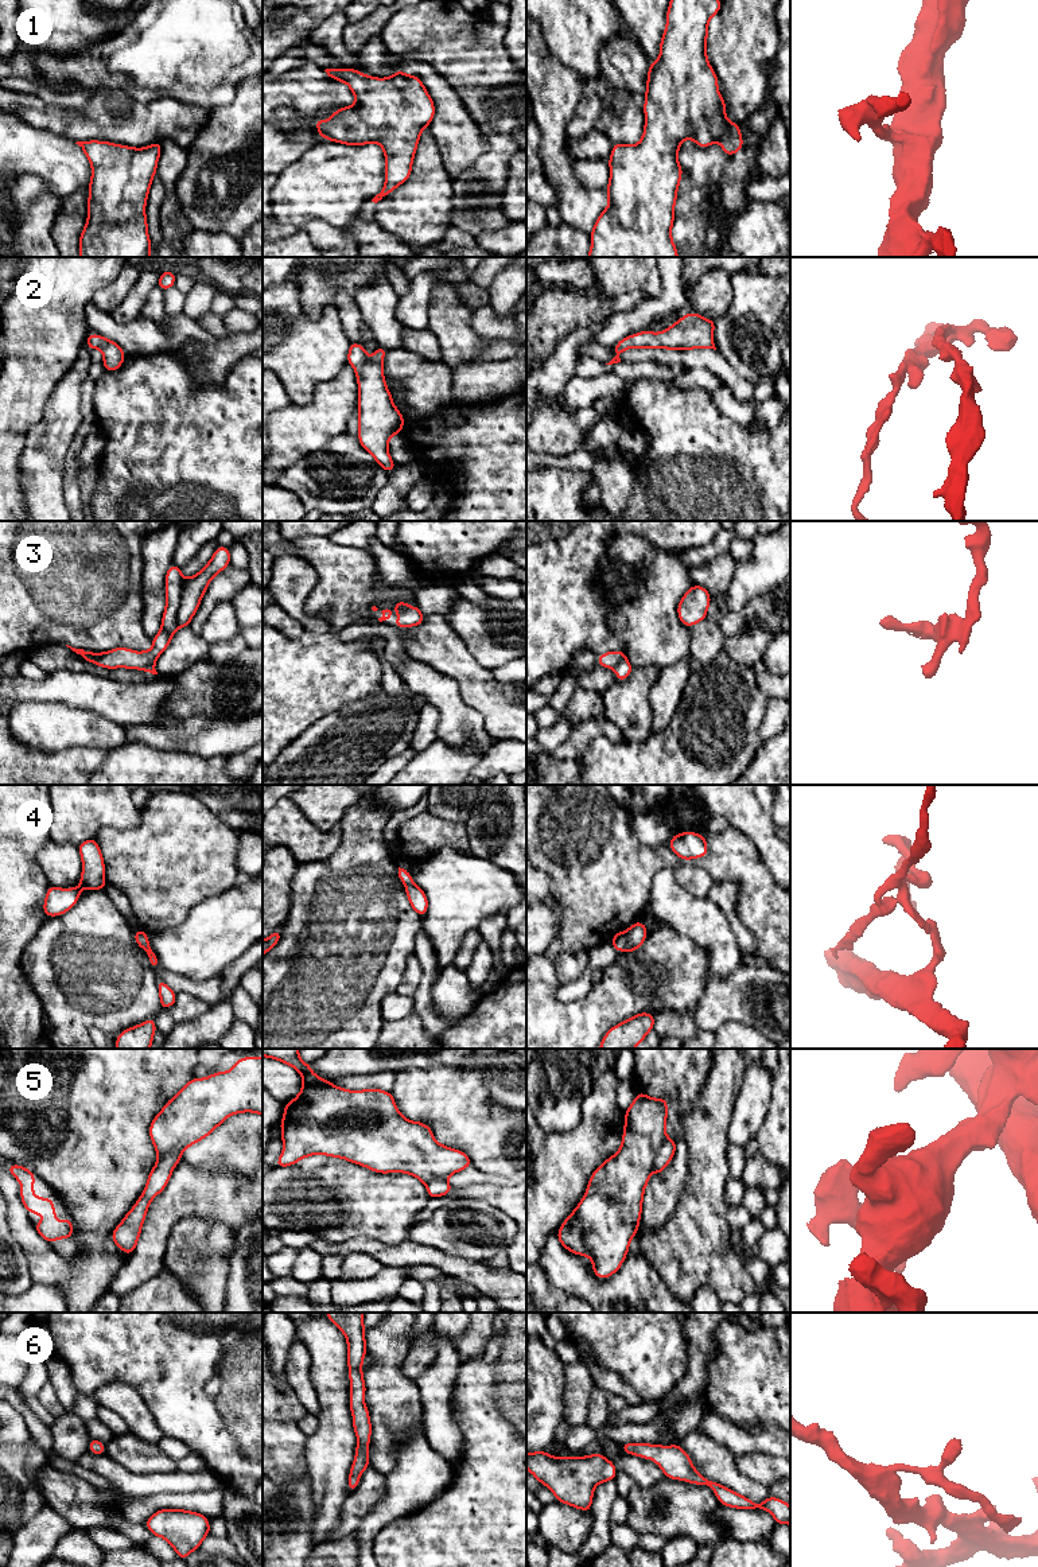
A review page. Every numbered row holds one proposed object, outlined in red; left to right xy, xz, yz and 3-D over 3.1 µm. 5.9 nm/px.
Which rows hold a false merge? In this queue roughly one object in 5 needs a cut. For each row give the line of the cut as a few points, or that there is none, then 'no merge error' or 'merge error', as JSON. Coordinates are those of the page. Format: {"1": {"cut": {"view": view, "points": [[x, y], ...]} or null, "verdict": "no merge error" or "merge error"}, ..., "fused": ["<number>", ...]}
{"1": {"cut": null, "verdict": "no merge error"}, "2": {"cut": null, "verdict": "no merge error"}, "3": {"cut": {"view": "xy", "points": [[185, 579], [177, 613], [177, 628]]}, "verdict": "merge error"}, "4": {"cut": {"view": "yz", "points": [[624, 932], [625, 949]]}, "verdict": "merge error"}, "5": {"cut": null, "verdict": "no merge error"}, "6": {"cut": null, "verdict": "no merge error"}, "fused": ["3", "4"]}

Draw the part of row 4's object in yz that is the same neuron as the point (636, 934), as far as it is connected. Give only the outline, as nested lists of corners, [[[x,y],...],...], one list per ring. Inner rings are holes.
[[[642,921],[634,922],[626,932],[626,952],[635,952],[646,940],[648,929]]]

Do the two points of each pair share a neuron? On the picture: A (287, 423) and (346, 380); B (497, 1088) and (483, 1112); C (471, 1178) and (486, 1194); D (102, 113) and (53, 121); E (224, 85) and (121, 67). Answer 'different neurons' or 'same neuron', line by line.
A: same neuron
B: different neurons
C: different neurons
D: same neuron
E: same neuron

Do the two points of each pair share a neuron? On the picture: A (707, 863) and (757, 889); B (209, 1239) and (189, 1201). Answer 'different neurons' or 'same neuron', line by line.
A: same neuron
B: different neurons

